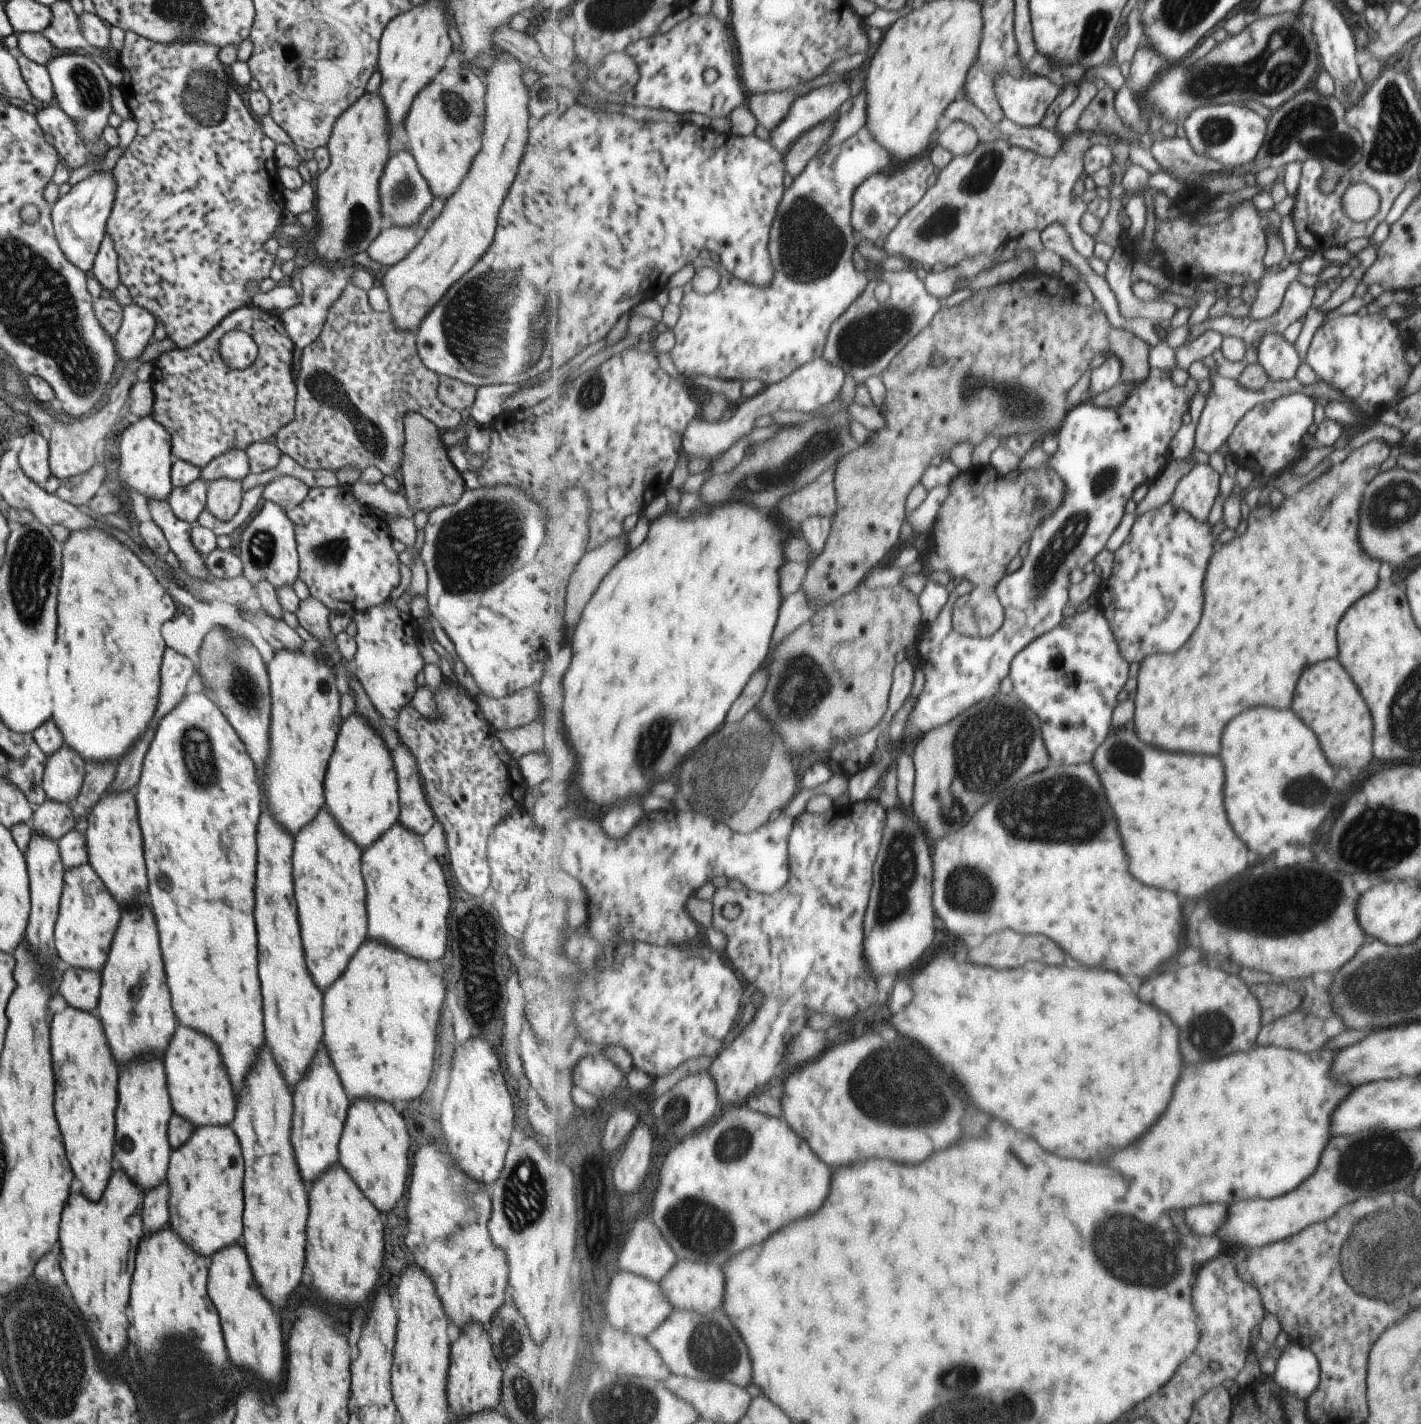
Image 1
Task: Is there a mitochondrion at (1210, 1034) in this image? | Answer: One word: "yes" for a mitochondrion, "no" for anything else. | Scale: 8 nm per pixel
yes

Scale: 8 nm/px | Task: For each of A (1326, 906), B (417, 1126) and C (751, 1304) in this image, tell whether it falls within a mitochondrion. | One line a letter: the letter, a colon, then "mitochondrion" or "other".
A: mitochondrion
B: other
C: other

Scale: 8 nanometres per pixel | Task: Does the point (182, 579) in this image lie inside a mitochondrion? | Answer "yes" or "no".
no

